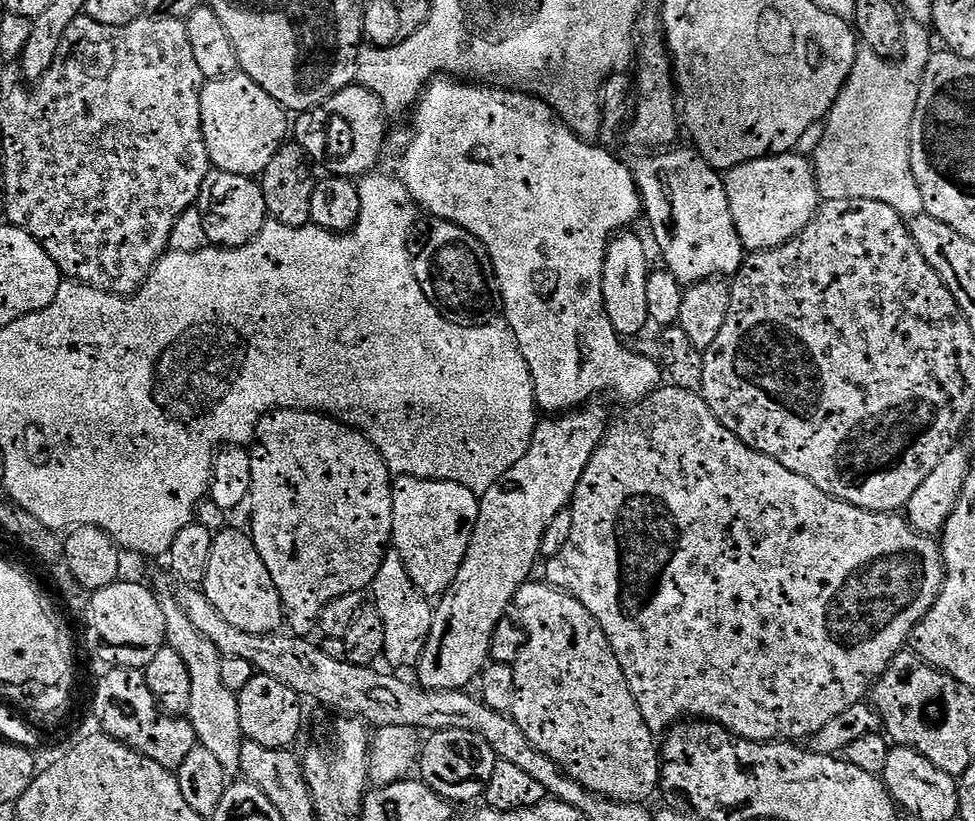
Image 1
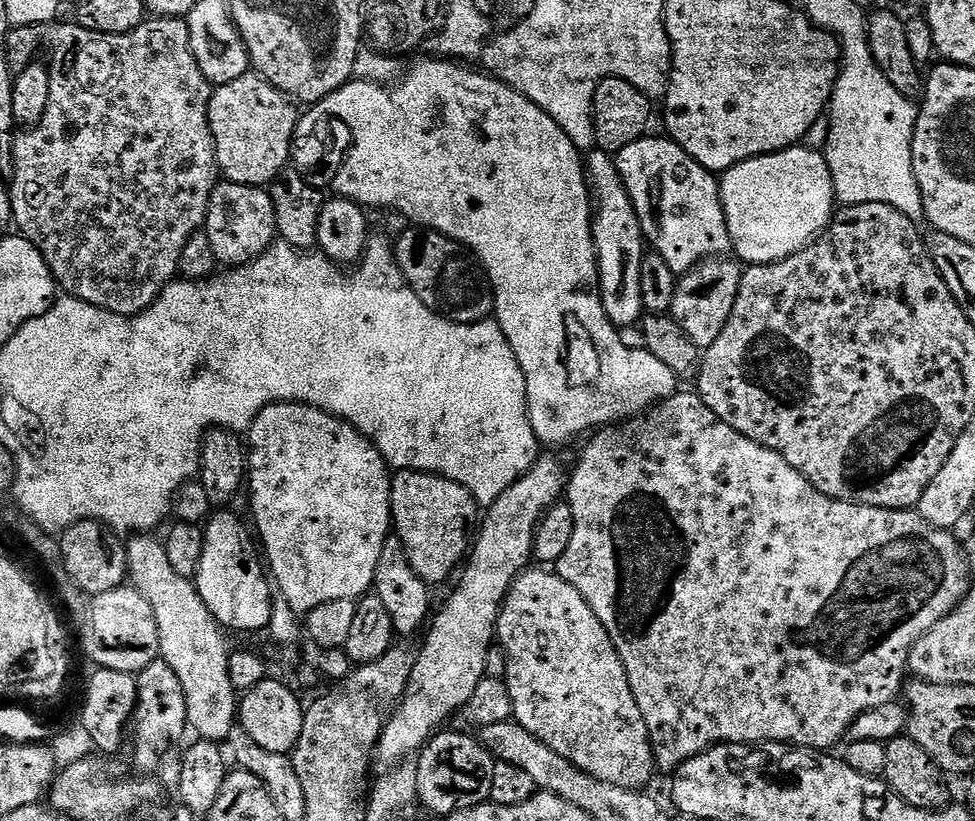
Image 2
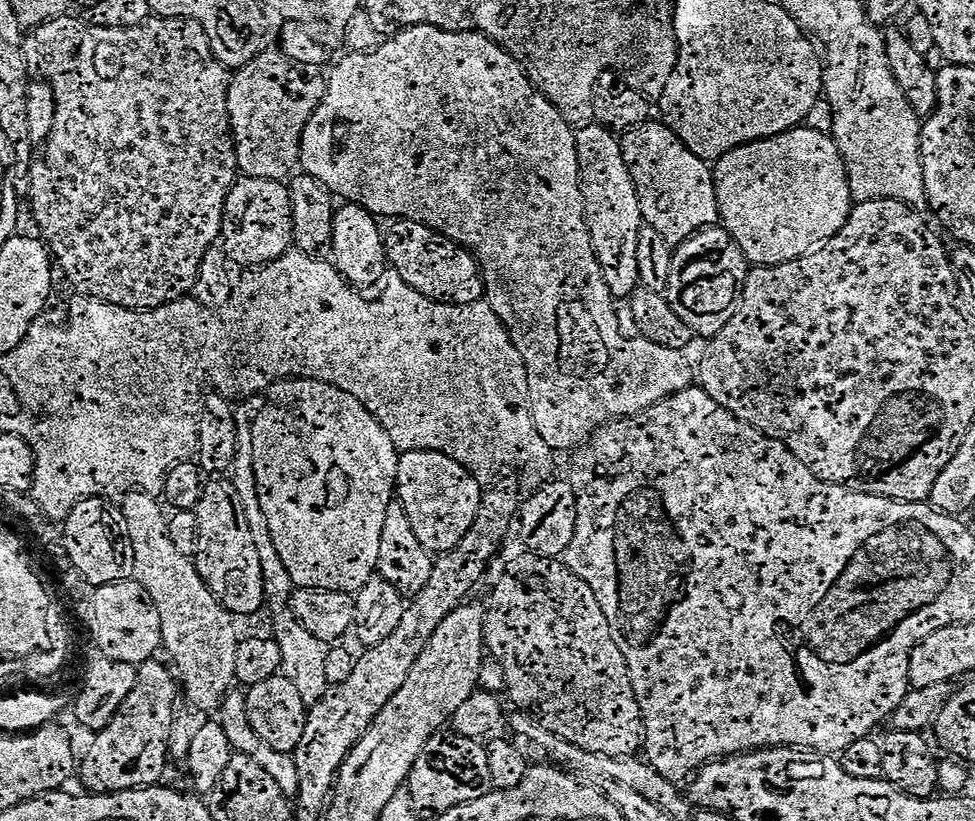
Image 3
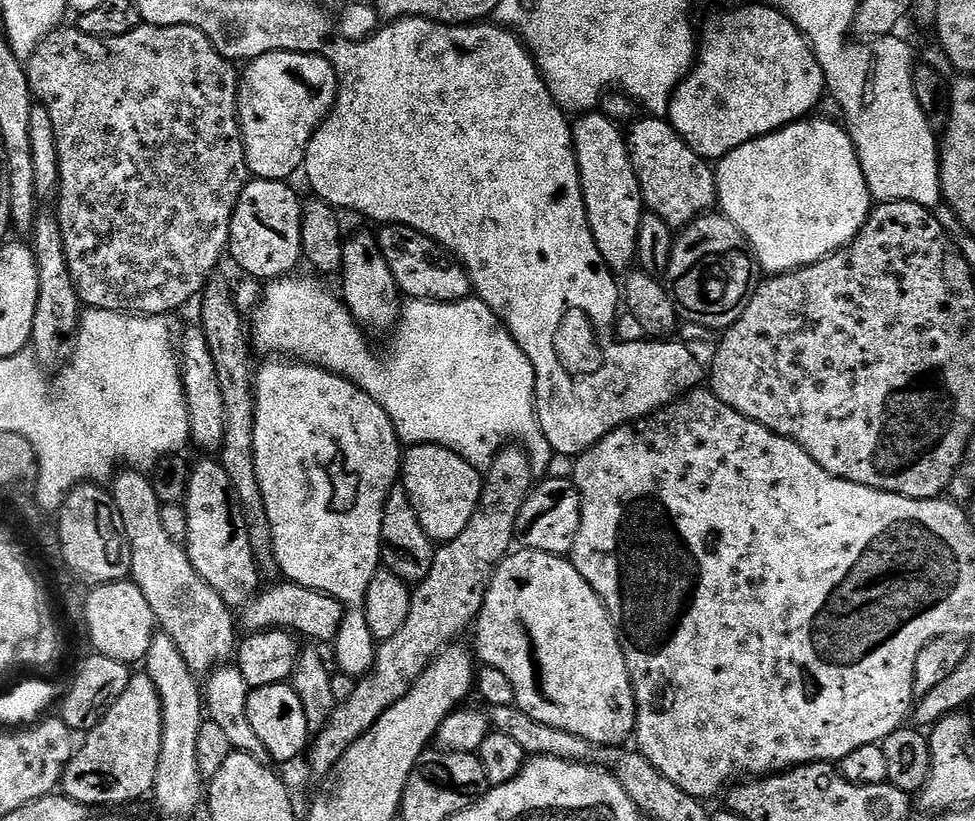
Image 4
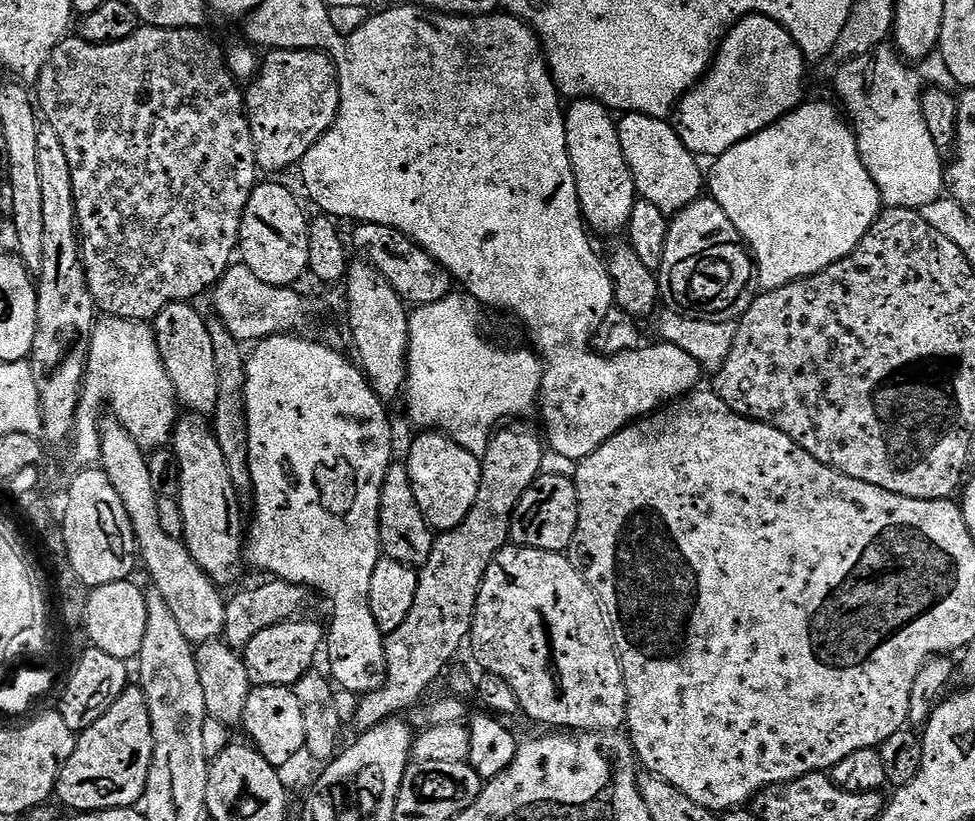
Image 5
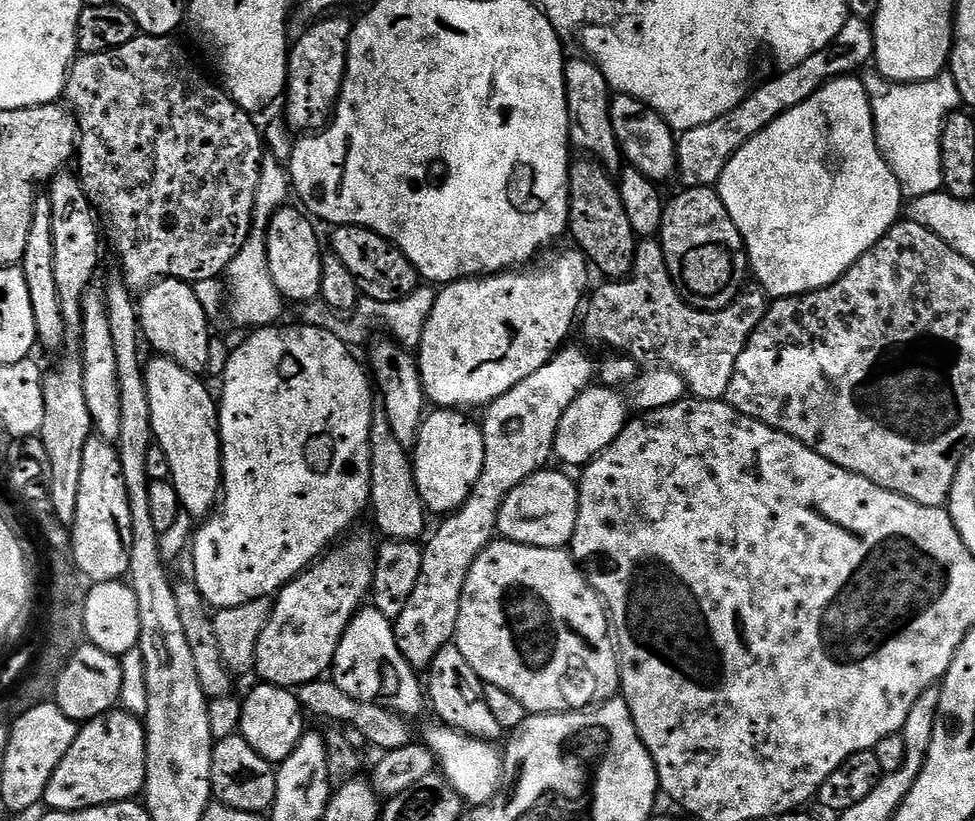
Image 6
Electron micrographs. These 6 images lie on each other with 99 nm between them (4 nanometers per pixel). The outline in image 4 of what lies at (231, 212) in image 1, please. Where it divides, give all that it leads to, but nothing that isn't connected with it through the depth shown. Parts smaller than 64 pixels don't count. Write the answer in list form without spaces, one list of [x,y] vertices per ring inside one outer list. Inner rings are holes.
[[[249,179],[248,185],[242,190],[238,198],[238,206],[230,222],[227,251],[232,252],[236,264],[245,273],[245,277],[259,282],[271,282],[284,277],[296,268],[296,263],[301,263],[304,247],[302,246],[302,200],[296,197],[291,183],[283,180],[257,180]]]

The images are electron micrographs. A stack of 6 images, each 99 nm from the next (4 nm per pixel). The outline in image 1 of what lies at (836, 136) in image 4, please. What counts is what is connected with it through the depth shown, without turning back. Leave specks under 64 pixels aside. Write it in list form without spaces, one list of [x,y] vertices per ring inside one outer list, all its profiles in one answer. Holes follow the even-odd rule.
[[[800,154],[786,156],[764,156],[761,160],[751,160],[739,164],[736,168],[727,169],[724,176],[726,198],[730,202],[730,214],[738,230],[738,238],[749,253],[767,252],[770,248],[782,246],[794,238],[811,222],[821,206],[820,185],[816,182],[816,170],[811,159]]]

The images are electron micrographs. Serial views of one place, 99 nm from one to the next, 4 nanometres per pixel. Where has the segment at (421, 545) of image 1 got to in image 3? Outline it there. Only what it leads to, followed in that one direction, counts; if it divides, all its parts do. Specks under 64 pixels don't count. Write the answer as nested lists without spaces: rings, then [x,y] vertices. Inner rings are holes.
[[[405,452],[401,455],[396,479],[399,503],[403,504],[410,518],[410,526],[414,526],[414,534],[418,534],[418,542],[427,552],[445,554],[454,550],[466,538],[470,526],[474,526],[474,518],[478,518],[482,485],[467,472],[461,464],[452,458],[446,458],[441,452]]]

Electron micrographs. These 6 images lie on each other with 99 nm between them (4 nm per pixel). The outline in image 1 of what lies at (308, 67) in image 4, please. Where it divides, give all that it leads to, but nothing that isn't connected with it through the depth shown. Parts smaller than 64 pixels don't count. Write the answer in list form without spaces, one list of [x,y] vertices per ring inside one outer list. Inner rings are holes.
[[[233,74],[207,81],[200,95],[200,109],[208,158],[217,172],[259,178],[270,166],[270,158],[289,139],[289,113],[249,76]]]

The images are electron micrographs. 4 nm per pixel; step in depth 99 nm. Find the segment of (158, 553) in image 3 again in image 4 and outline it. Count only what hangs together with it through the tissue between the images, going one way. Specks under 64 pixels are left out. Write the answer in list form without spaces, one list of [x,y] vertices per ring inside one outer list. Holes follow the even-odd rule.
[[[124,470],[120,477],[117,475],[111,481],[110,491],[114,502],[118,506],[118,514],[122,514],[122,526],[126,526],[126,534],[132,551],[131,579],[140,587],[142,594],[146,594],[146,602],[156,615],[157,625],[163,635],[169,636],[182,650],[182,656],[197,674],[207,673],[217,667],[228,655],[235,653],[238,648],[238,624],[234,619],[233,609],[222,602],[222,598],[210,585],[194,570],[187,551],[181,545],[170,542],[166,529],[162,526],[160,513],[160,499],[154,494],[151,479],[140,470]]]

